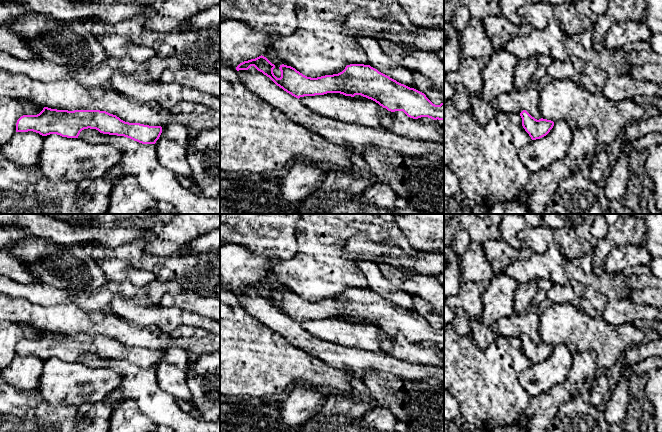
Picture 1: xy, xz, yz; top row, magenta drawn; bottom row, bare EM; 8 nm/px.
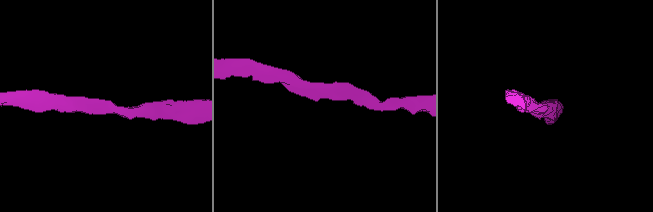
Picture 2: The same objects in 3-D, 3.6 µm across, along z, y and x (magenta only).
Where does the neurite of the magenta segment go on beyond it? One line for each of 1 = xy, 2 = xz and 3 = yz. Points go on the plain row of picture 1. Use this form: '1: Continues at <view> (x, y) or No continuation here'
1: No continuation here
2: No continuation here
3: No continuation here

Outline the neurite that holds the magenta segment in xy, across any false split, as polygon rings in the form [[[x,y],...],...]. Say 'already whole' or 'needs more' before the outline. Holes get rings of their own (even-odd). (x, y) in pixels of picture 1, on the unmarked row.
already whole | [[[44,331],[37,339],[23,339],[16,347],[16,356],[33,355],[42,360],[57,358],[78,362],[84,353],[124,360],[142,368],[155,368],[162,357],[161,350],[129,347],[116,339],[100,334],[57,334]]]

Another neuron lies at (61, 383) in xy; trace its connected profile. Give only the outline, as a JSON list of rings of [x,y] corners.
[[[50,358],[44,360],[37,390],[52,408],[80,406],[103,401],[120,382],[120,375],[111,369]]]

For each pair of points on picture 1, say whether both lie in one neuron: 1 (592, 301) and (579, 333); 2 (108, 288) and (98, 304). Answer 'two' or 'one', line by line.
1: two
2: one

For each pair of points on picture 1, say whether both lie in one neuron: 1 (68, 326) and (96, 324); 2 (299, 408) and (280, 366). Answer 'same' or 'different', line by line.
1: same
2: different

